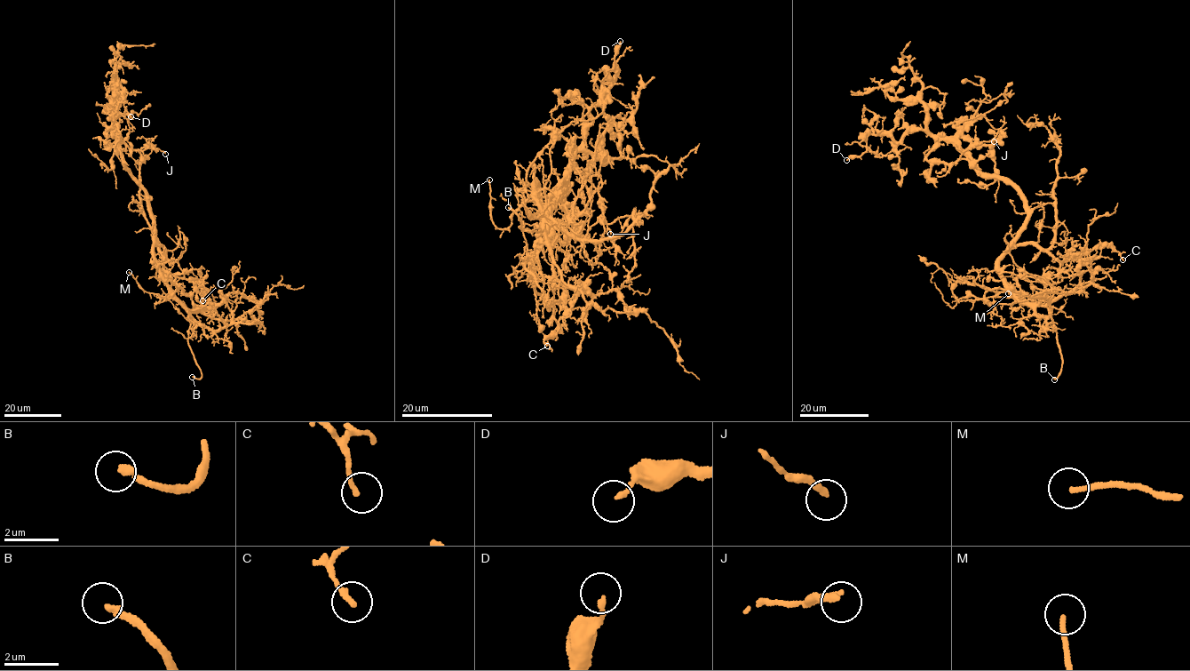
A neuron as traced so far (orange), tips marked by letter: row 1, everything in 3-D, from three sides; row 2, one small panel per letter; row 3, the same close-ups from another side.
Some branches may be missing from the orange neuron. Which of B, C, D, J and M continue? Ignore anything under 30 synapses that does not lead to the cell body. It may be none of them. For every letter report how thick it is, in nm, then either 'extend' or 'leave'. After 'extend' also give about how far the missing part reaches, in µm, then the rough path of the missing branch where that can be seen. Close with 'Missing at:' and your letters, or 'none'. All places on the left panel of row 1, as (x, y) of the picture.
B: 170 nm | extend | 100 µm | (192, 377), (185, 372), (177, 375), (179, 370), (194, 379), (178, 325), (182, 326), (187, 348), (195, 355)
C: 180 nm | leave
D: 180 nm | leave
J: 200 nm | leave
M: 180 nm | leave
Missing at: B

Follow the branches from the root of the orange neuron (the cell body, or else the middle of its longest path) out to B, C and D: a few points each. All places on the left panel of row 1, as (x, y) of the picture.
B: (154, 236), (152, 249), (159, 274), (190, 314), (188, 345), (202, 375), (199, 379), (192, 377)
C: (154, 236), (155, 243), (165, 251), (164, 271), (188, 280), (196, 279), (194, 289), (202, 300)
D: (154, 236), (147, 195), (127, 170), (111, 116), (115, 97), (130, 116)

